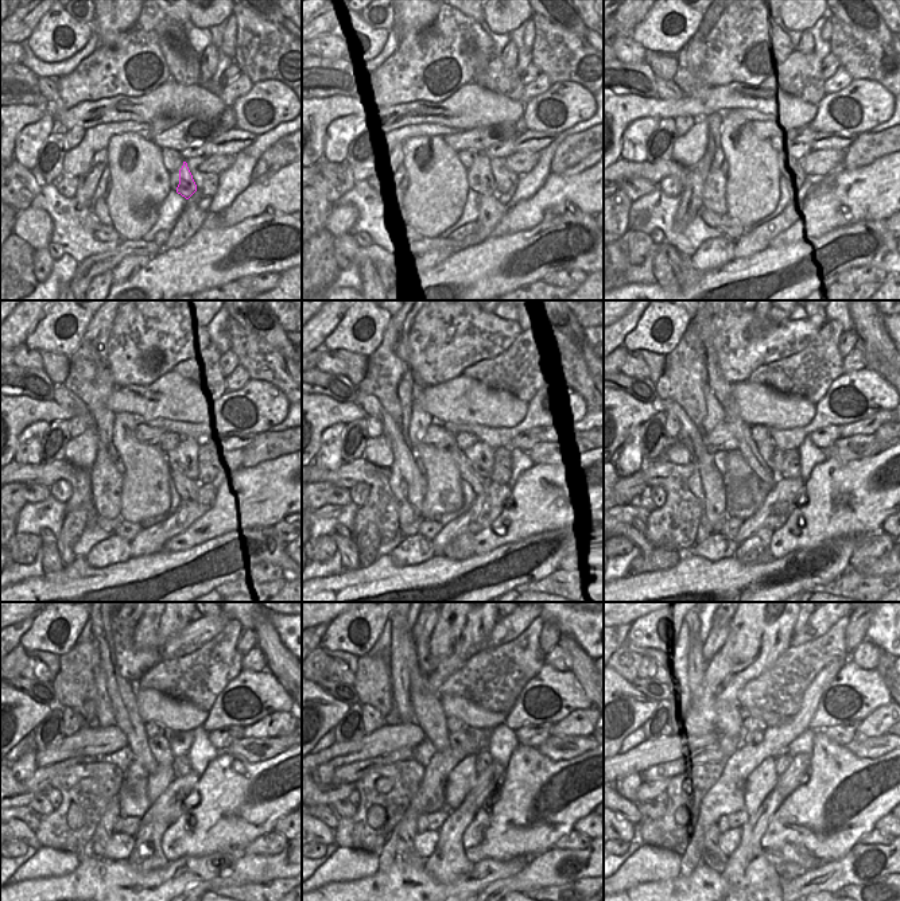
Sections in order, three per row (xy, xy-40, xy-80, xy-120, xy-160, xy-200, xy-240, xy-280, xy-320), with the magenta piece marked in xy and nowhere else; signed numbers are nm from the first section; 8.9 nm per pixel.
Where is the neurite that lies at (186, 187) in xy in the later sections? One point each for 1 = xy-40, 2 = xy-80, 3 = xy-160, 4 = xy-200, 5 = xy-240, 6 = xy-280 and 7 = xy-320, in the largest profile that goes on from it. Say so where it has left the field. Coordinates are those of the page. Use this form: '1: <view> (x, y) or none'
1: xy-40 (488, 186)
2: xy-80 (788, 186)
3: xy-160 (478, 484)
4: xy-200 (721, 388)
5: xy-240 (121, 692)
6: xy-280 (426, 703)
7: xy-320 (729, 719)

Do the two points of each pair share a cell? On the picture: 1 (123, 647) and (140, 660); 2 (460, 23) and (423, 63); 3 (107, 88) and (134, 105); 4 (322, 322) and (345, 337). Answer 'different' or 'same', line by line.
1: same
2: same
3: different
4: different

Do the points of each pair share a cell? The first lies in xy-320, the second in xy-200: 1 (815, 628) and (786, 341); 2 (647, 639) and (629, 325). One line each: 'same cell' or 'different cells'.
1: same cell
2: different cells

